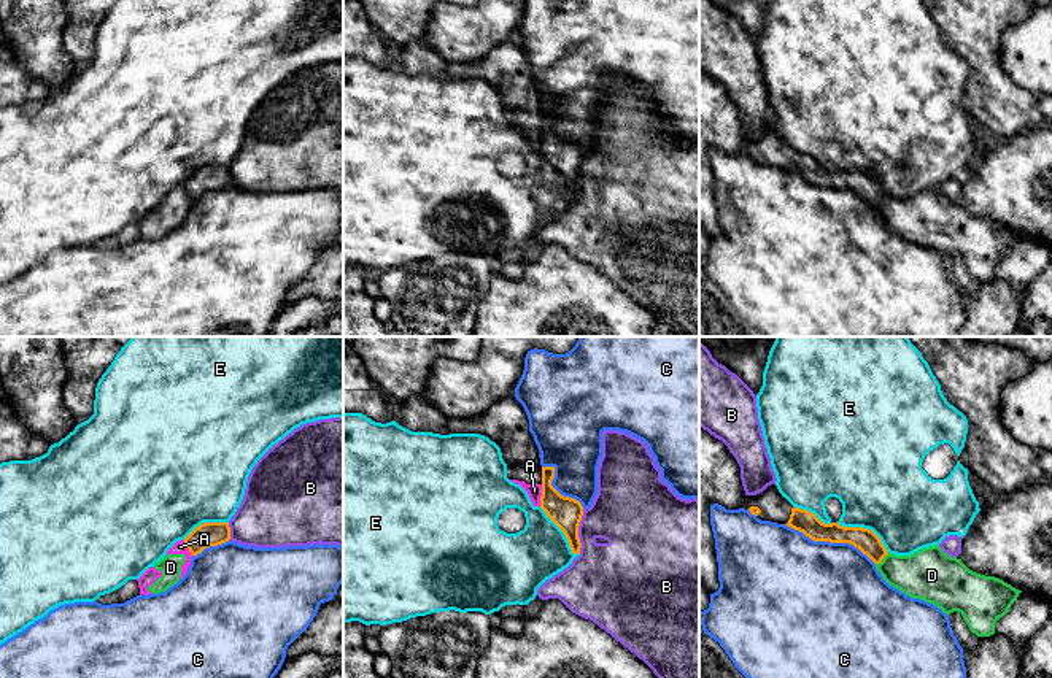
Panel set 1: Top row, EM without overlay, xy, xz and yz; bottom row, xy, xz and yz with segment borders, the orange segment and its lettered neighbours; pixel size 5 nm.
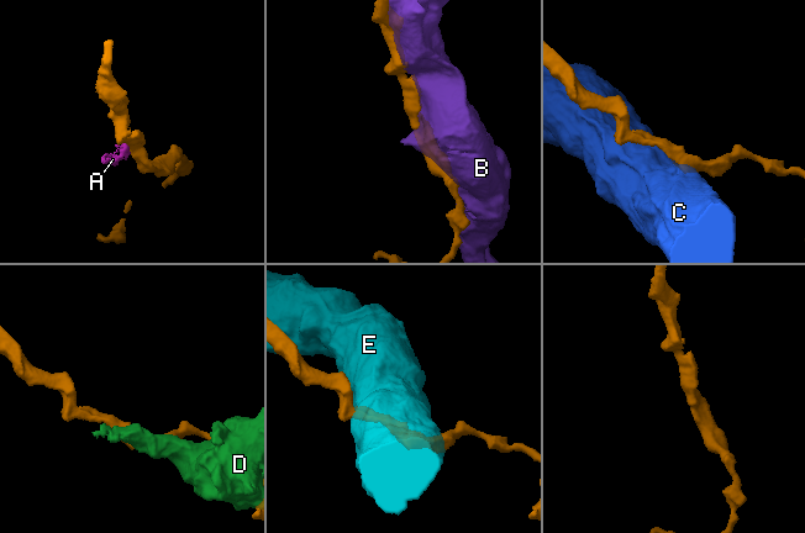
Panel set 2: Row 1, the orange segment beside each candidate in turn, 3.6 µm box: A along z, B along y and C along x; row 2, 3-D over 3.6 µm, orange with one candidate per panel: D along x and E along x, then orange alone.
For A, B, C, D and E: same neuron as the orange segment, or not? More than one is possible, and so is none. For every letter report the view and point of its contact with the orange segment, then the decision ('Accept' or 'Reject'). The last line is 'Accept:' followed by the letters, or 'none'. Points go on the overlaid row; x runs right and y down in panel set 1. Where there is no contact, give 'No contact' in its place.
A: Touches orange at xz (542, 496). Reject
B: Touches orange at xz (577, 532). Reject
C: Touches orange at yz (830, 542). Reject
D: Touches orange at yz (882, 558). Reject
E: Touches orange at yz (865, 529). Reject
Accept: none

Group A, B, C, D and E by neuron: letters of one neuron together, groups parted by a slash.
A D / B / C / E

